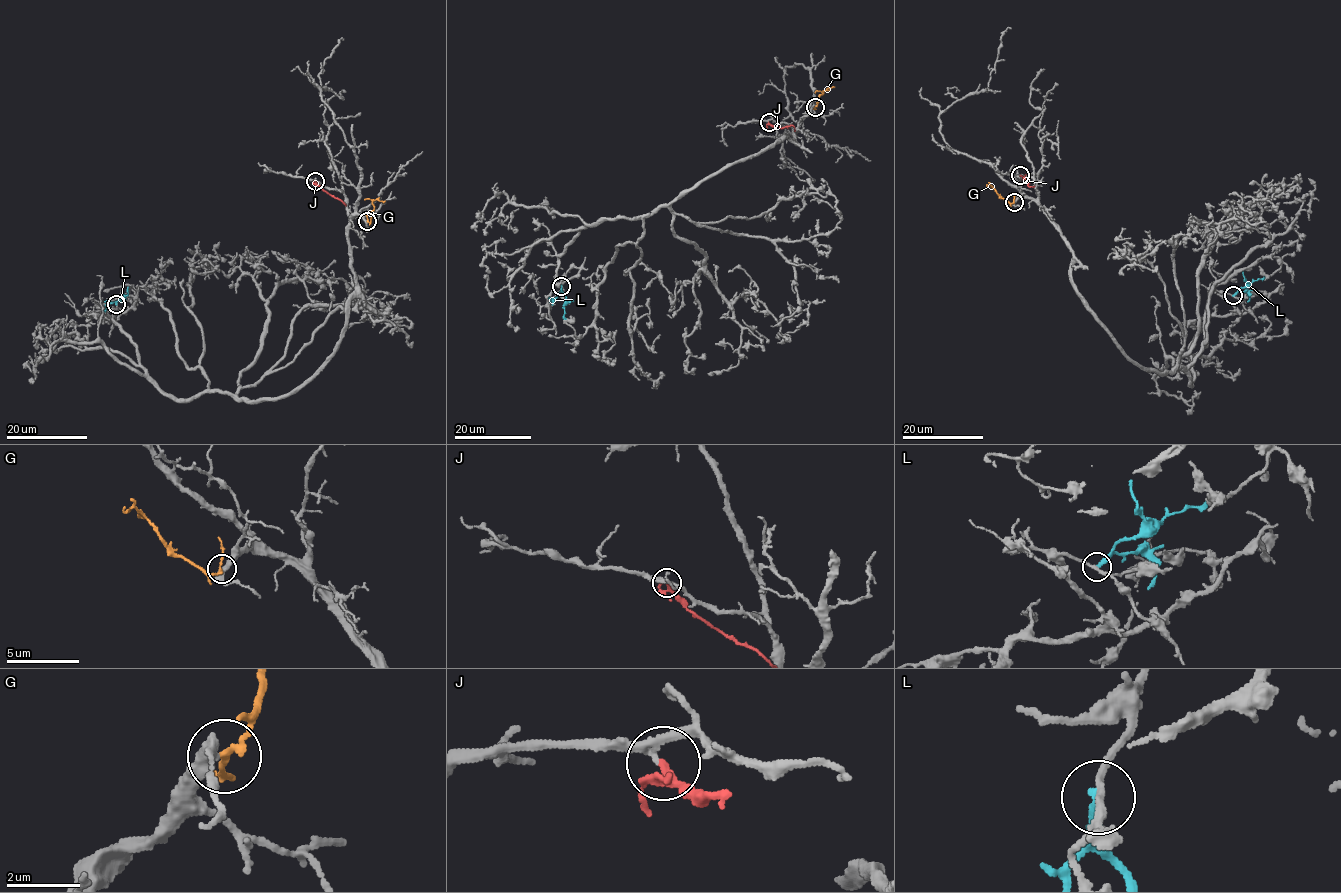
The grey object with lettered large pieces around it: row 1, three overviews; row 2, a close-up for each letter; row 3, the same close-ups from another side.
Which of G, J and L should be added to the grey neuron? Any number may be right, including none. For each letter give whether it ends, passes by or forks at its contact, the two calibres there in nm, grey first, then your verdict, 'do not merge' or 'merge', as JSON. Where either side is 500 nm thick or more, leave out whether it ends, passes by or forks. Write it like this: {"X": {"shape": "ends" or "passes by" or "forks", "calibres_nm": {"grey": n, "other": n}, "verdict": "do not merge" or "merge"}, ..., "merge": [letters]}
{"G": {"shape": "passes by", "calibres_nm": {"grey": 340, "other": 120}, "verdict": "do not merge"}, "J": {"shape": "passes by", "calibres_nm": {"grey": 180, "other": 170}, "verdict": "do not merge"}, "L": {"shape": "ends", "calibres_nm": {"grey": 200, "other": 280}, "verdict": "do not merge"}, "merge": []}

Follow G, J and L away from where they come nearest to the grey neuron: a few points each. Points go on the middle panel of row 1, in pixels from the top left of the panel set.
G: (814, 107), (822, 92), (835, 87)
J: (768, 123), (782, 128), (792, 125), (794, 131)
L: (562, 285), (566, 319)

